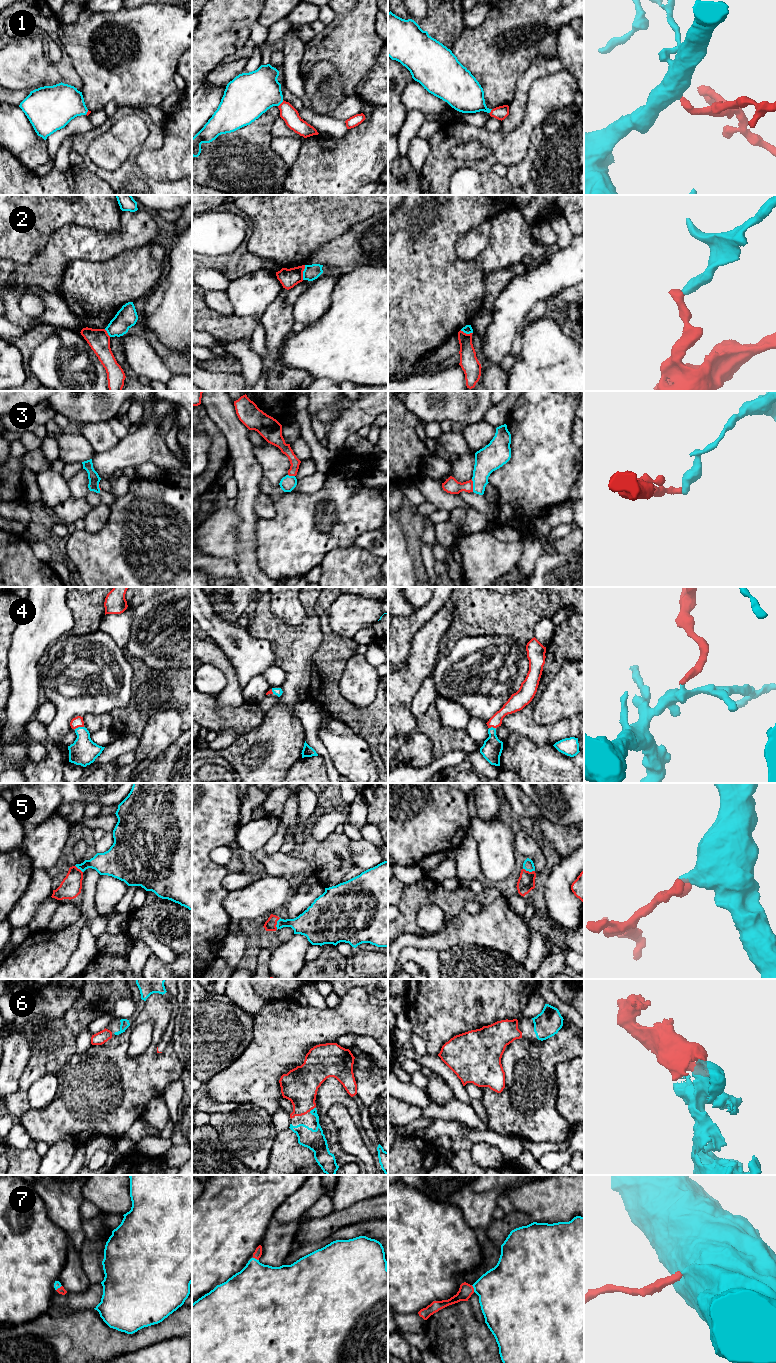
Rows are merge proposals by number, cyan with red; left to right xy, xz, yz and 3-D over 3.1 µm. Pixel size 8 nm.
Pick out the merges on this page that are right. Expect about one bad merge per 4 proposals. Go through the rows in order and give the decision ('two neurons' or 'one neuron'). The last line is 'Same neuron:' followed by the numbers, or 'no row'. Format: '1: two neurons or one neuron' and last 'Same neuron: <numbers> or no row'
1: one neuron
2: two neurons
3: two neurons
4: one neuron
5: one neuron
6: one neuron
7: one neuron
Same neuron: 1, 4, 5, 6, 7

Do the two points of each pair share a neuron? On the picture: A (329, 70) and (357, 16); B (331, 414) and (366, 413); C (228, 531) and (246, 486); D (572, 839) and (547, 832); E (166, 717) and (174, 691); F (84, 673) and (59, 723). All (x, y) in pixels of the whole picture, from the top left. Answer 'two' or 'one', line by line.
A: two
B: two
C: two
D: one
E: two
F: one

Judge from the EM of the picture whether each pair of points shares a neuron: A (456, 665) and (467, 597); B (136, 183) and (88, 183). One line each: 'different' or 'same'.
A: different
B: different

